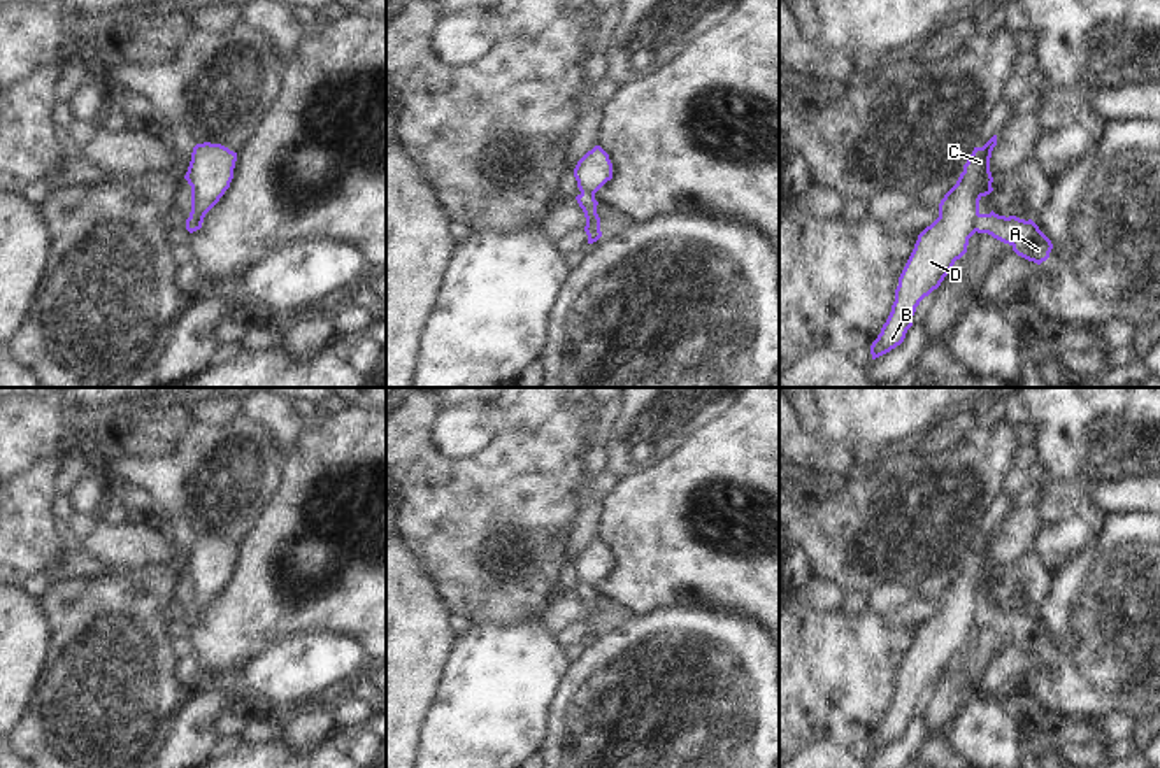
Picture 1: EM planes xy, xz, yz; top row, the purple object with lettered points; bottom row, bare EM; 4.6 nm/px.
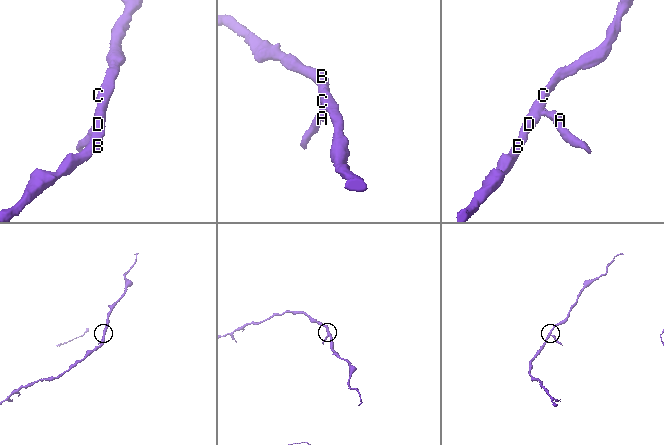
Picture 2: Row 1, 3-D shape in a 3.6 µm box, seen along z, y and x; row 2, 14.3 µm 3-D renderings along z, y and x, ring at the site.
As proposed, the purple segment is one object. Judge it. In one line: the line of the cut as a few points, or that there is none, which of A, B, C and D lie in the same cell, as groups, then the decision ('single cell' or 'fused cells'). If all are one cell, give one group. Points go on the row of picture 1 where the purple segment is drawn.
yz (980, 214), (974, 230) | A / B C D | fused cells

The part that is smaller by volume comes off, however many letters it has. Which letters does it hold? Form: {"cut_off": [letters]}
{"cut_off": ["A"]}

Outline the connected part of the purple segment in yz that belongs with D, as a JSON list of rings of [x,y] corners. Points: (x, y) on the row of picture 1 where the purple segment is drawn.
[[[997,135],[974,147],[956,184],[941,200],[939,217],[918,235],[899,277],[891,312],[870,345],[872,359],[904,342],[920,302],[941,286],[955,261],[967,252],[969,238],[977,230],[979,200],[993,191],[990,158],[995,146]]]

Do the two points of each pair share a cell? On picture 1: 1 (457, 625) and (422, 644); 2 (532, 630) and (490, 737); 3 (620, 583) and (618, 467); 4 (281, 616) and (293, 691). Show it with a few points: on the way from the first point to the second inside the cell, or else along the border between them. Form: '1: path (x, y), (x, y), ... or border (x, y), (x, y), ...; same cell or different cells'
1: border (450, 612), (448, 630), (451, 637); different cells
2: path (525, 656), (497, 684), (490, 711); same cell
3: border (657, 463), (616, 481); different cells
4: border (325, 632), (300, 632), (272, 640), (250, 660); different cells

